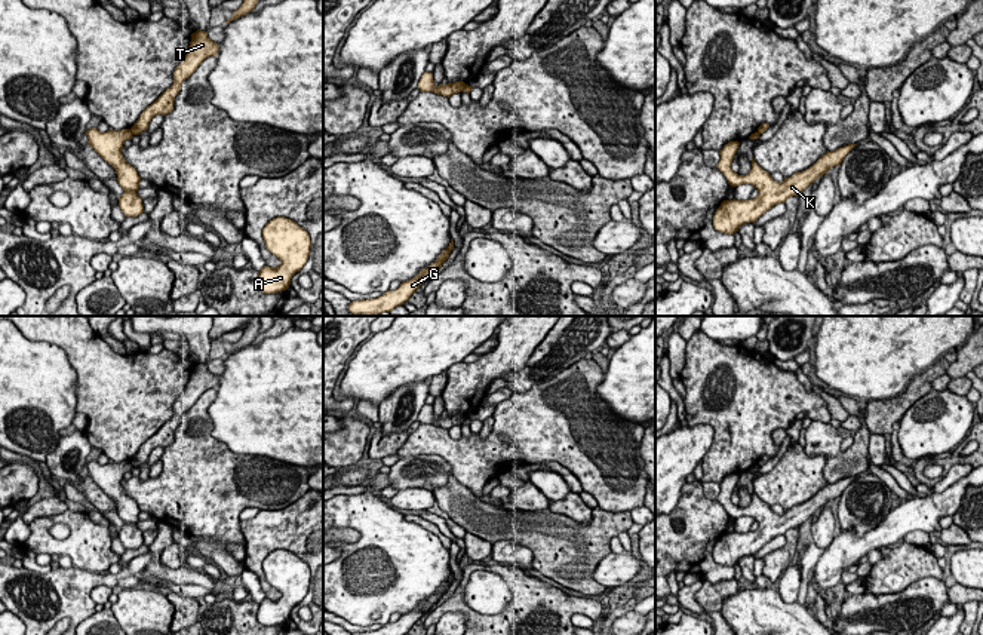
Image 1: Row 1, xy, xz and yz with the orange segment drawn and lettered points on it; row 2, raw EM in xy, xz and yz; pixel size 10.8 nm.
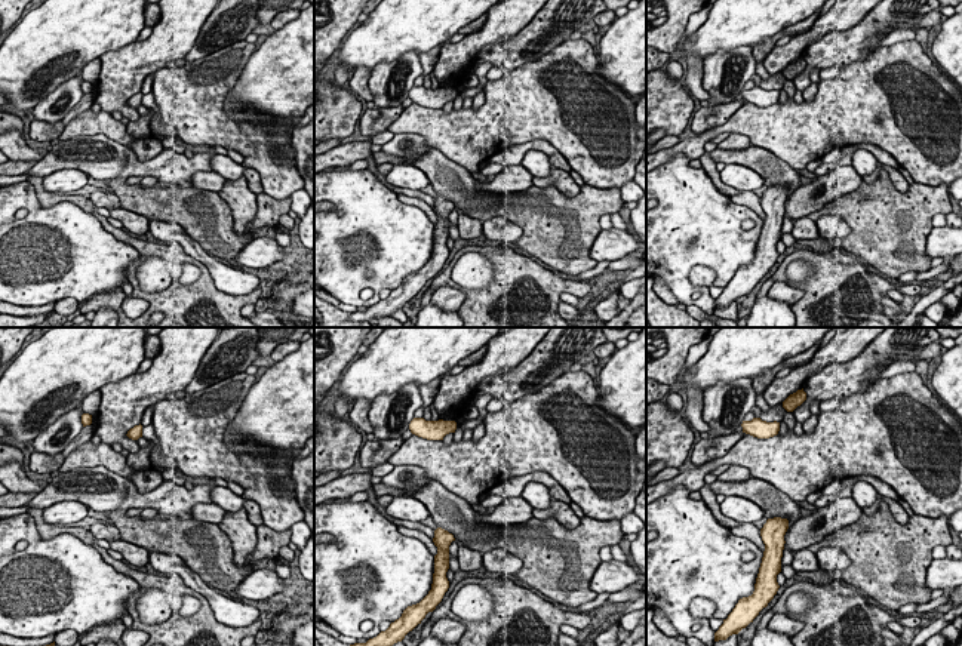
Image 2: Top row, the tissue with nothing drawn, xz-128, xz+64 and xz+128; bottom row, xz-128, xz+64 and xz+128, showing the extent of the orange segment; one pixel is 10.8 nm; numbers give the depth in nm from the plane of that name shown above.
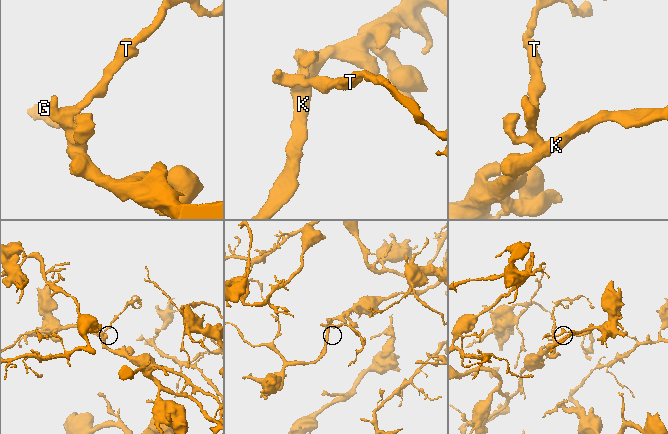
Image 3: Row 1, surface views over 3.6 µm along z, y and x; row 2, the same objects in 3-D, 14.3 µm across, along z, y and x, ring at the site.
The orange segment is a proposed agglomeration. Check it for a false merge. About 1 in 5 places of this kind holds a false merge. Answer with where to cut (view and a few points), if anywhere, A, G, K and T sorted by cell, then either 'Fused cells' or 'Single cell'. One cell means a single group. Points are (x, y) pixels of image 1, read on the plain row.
Split along xy (129, 462), (134, 466). Groups: A G K / T. Fused cells

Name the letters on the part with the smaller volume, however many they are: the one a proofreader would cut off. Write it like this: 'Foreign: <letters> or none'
Foreign: T

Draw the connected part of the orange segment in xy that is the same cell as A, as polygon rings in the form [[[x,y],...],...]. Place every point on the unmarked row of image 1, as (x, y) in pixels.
[[[277,549],[262,561],[265,580],[280,592],[279,599],[264,598],[258,604],[258,622],[262,626],[286,623],[292,608],[299,604],[310,588],[310,567],[295,553]]]

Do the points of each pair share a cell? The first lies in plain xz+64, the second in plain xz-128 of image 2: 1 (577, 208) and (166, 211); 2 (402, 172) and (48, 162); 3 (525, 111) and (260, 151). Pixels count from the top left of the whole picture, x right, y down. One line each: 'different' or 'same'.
1: same
2: different
3: same

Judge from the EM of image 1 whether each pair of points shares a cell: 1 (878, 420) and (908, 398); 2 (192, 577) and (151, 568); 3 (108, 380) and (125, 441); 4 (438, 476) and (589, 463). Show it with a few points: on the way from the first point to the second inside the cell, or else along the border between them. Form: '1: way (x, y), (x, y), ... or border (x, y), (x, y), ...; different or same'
1: way (885, 413), (900, 404); same
2: way (181, 576), (162, 573); same
3: way (119, 395), (122, 398), (122, 426); same
4: border (421, 456), (441, 456), (449, 465), (452, 475); different

